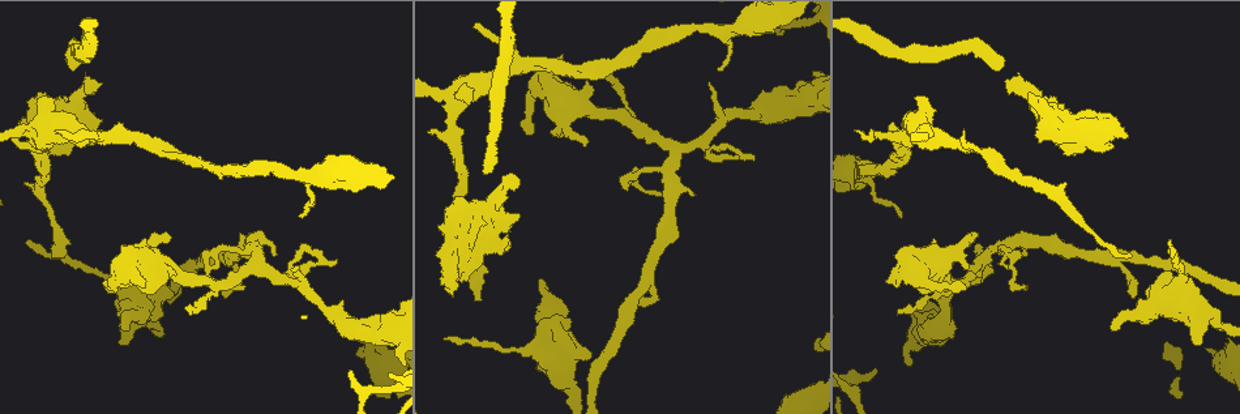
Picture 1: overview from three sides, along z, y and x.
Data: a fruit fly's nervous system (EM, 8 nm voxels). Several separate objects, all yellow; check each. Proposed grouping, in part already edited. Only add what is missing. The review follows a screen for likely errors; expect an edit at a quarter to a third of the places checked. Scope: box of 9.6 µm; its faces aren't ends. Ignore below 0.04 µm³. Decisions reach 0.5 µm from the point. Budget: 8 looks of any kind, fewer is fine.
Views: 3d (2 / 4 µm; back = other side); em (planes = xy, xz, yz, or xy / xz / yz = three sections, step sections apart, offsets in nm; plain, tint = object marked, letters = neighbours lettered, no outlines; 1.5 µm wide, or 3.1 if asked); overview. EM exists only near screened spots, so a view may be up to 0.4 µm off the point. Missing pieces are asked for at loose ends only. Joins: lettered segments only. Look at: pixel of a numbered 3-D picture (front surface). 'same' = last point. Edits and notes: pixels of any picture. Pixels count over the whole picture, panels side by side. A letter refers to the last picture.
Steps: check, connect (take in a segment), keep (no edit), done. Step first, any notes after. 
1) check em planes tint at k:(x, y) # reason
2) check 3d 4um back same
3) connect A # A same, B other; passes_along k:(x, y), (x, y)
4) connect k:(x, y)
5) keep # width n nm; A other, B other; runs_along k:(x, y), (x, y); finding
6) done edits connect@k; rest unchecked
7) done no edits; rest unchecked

check em planes letters at 1:(473, 28) # free end

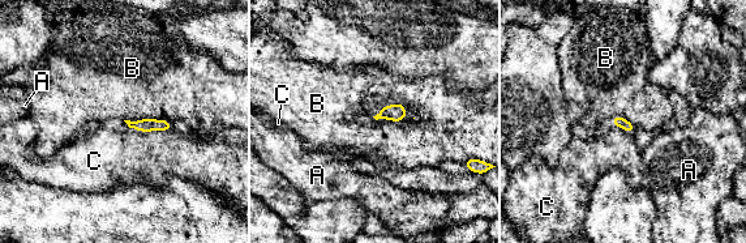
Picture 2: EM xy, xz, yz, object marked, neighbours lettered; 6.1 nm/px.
keep # A other, B other, C other; border 2:(406, 109), (402, 120), (372, 116); none of them fits

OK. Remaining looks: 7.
check 3d 4um at 1:(902, 216)

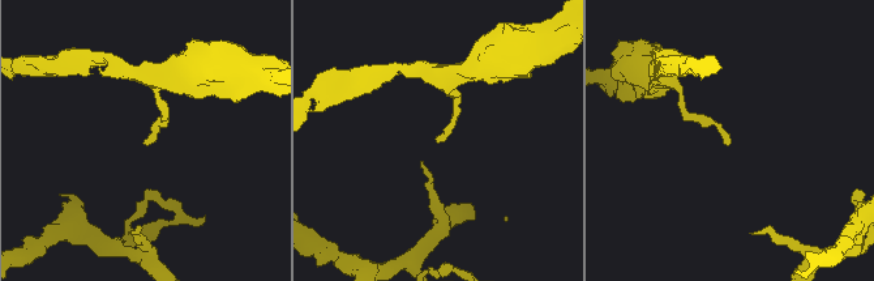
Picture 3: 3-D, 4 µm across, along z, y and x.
check em planes letters at 3:(728, 143)

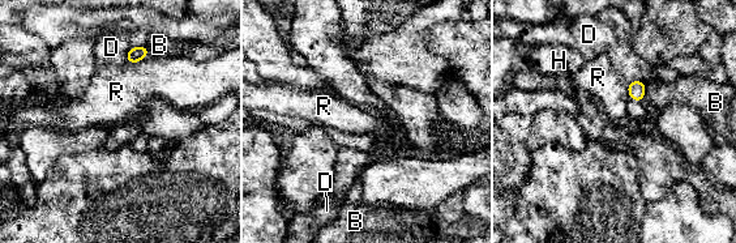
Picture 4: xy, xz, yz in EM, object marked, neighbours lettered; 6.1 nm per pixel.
keep # B other, D other, H other, R other; border 4:(646, 84), (644, 94); no lettered segment goes on from it

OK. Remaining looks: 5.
check em planes letters at 1:(243, 287) # free end

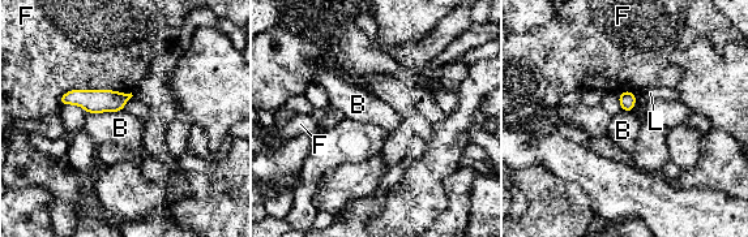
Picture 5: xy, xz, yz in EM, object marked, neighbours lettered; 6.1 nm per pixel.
keep # width 100 nm; longest_contact F 460 nm; B other, F other, L other; no lettered segment goes on from it

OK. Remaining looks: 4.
done no edits; rest unchecked

